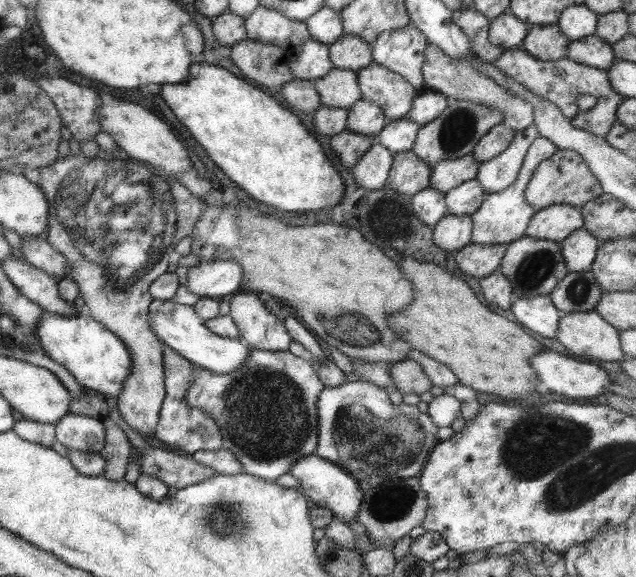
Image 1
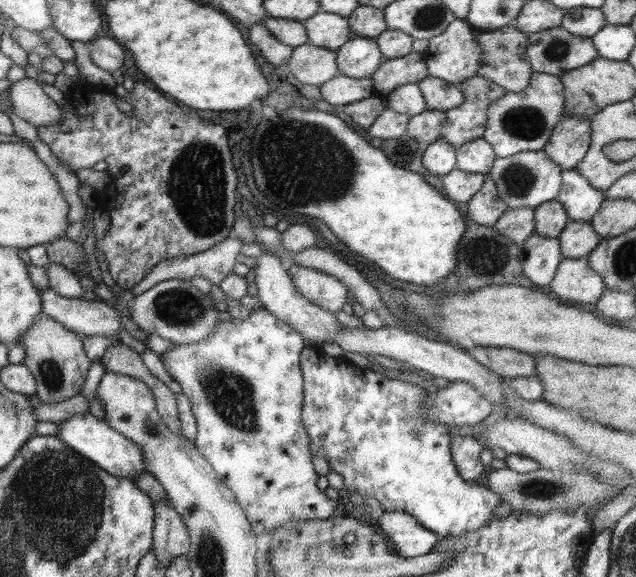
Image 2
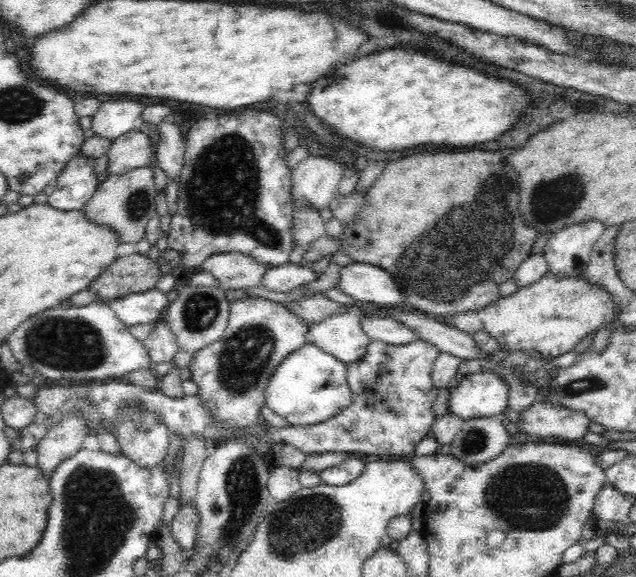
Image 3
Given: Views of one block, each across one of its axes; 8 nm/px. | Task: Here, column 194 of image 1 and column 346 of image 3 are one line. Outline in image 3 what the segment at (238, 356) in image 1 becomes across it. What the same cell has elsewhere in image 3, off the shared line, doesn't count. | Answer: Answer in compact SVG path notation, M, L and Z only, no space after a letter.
M360 309L338 313L316 323L307 332L307 343L318 345L324 352L346 366L362 361L371 341L360 329Z

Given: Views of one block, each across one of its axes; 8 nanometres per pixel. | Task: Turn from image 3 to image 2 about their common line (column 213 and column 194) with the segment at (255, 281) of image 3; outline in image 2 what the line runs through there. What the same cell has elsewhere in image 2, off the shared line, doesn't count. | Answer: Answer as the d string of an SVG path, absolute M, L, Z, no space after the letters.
M231 235L225 240L215 243L213 246L207 248L207 250L199 252L199 254L161 260L159 264L155 264L155 266L151 268L149 274L147 274L143 280L137 282L135 286L132 286L129 289L129 292L131 292L133 294L133 298L135 298L137 294L141 294L145 292L145 290L149 290L151 286L159 282L173 279L189 281L192 276L201 276L201 278L205 278L205 280L212 285L217 285L221 280L223 280L223 278L225 278L225 276L227 276L227 274L231 273L231 268L233 268L233 264L235 264L235 256L240 253L239 250L241 246L243 246L241 239L236 239Z

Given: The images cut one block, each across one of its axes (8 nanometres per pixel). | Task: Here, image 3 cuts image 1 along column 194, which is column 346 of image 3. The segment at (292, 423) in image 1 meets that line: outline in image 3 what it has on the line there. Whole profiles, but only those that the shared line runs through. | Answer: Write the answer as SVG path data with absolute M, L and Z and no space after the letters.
M314 343L303 344L286 356L275 369L264 395L266 406L297 428L324 424L353 402L347 366Z

